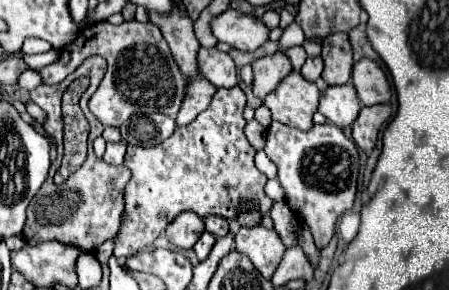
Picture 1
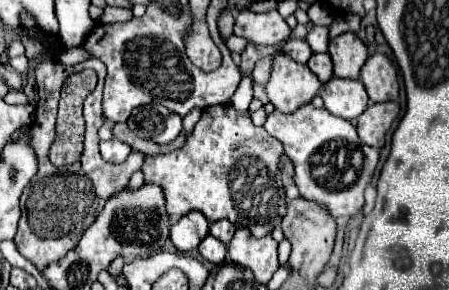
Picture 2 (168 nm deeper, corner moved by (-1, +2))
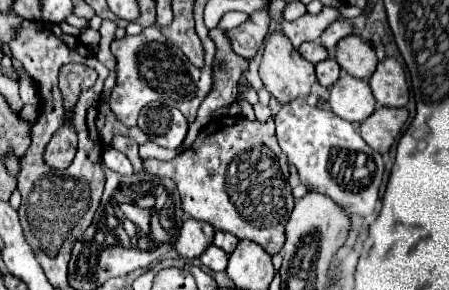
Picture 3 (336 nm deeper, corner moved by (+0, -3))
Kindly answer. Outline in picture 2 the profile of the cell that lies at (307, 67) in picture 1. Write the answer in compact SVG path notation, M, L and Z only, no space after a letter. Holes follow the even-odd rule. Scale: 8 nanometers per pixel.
M312 54L312 58L308 60L308 66L320 78L320 82L328 82L332 78L330 54Z

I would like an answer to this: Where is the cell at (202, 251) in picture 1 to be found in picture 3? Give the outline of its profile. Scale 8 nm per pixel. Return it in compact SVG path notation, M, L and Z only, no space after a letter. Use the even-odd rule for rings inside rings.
M209 245L203 253L201 253L201 263L205 265L205 267L209 267L211 271L223 271L225 267L227 267L227 255L219 249L219 247L215 247L215 245Z

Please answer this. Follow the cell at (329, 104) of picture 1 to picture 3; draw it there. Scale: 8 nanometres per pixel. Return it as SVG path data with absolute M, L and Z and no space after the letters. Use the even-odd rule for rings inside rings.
M345 71L331 87L329 105L335 115L351 123L363 121L375 111L375 99L369 83L363 79L353 79L351 75L345 75Z

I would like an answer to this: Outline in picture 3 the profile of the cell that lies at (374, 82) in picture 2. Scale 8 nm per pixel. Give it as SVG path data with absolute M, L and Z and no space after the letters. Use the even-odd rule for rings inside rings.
M393 57L379 61L375 73L369 79L369 85L373 97L383 107L405 107L409 101L405 71Z

